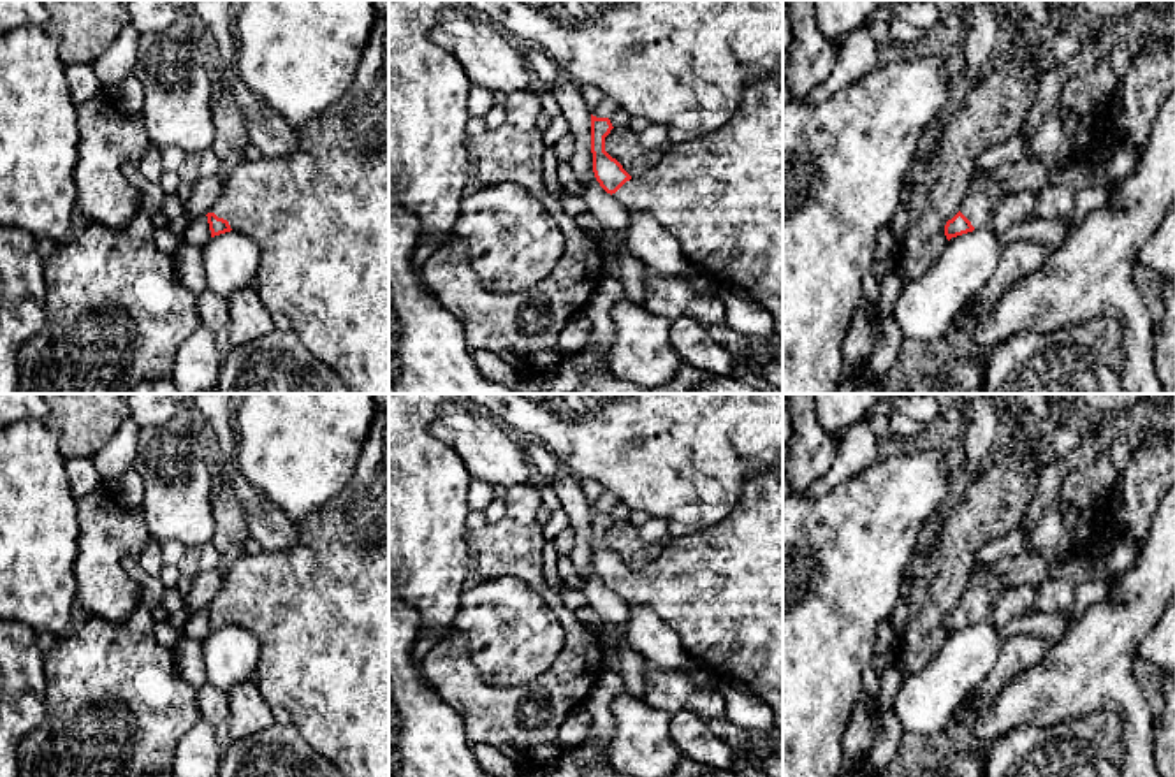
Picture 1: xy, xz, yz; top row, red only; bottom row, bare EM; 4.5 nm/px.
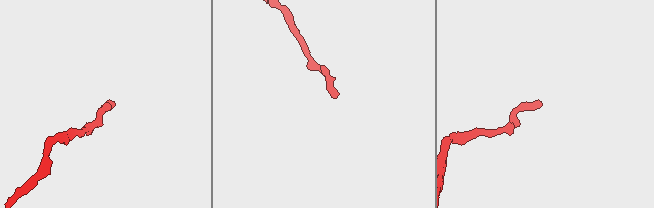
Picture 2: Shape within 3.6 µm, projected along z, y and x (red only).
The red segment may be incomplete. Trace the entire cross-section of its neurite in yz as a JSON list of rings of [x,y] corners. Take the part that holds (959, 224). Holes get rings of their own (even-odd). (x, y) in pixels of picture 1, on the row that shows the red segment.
[[[974,171],[960,202],[960,211],[945,225],[946,239],[950,241],[987,225],[989,216],[996,213],[1004,197],[1006,193],[990,176],[990,171]]]

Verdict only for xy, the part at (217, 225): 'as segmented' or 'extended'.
extended

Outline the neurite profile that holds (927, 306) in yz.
[[[983,225],[952,237],[938,262],[901,288],[894,320],[902,339],[931,345],[950,336],[962,306],[994,276],[1006,244]]]

